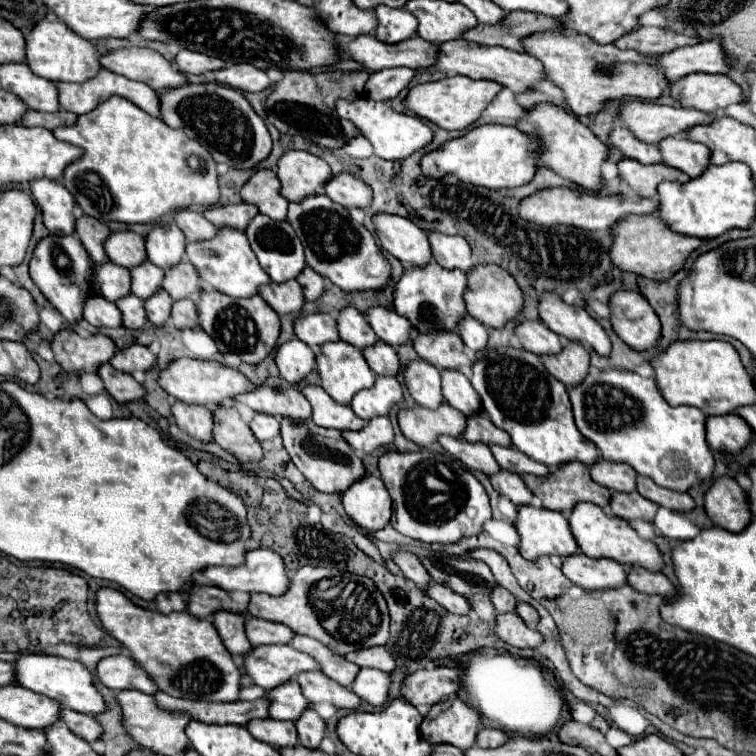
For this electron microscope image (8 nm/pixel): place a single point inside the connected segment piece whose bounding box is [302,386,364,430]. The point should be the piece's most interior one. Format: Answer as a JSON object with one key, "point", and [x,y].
{"point":[325,412]}

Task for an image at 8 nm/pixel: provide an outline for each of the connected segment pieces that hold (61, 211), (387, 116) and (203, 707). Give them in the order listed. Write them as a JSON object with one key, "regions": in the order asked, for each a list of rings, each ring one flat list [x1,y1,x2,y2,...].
{"regions":[[[48,178,32,182,32,196,42,208,44,226,56,236,68,236,76,232,76,216,72,194,64,188,62,182,54,182]],[[360,98,360,100,336,100,336,112,350,120,358,132,370,140,374,146,374,154,384,160,402,160,408,158,414,150,426,146,432,140,432,130,414,114,394,112,386,102,376,102,372,98]],[[156,692,154,700,158,708,166,712,178,712,188,714,192,720,200,720,206,724,238,724,246,726,246,722,254,718,268,718,268,700,236,700,236,702,194,702,194,700,182,700,172,698,164,692]]]}

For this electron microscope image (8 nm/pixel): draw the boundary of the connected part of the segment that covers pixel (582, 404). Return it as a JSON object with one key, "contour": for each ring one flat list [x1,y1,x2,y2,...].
{"contour":[[604,370,592,372,584,378,584,382,576,388,568,390,570,402,574,408,574,418,580,434,592,440,600,456,610,462,626,462,640,476,648,476,656,480,656,484,664,484,664,488,676,488,678,492,688,492,696,482,710,480,714,474,714,456,706,442,706,416,700,408,680,406,672,408,662,392,656,388,656,382,650,378,642,378,636,372,620,372,620,370]]}

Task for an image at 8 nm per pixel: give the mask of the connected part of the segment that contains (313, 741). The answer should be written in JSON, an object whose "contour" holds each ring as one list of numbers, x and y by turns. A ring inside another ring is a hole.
{"contour":[[308,706,308,712,296,720,298,730,298,742,306,748,318,748,320,740,324,738,324,720,316,714,312,706]]}

